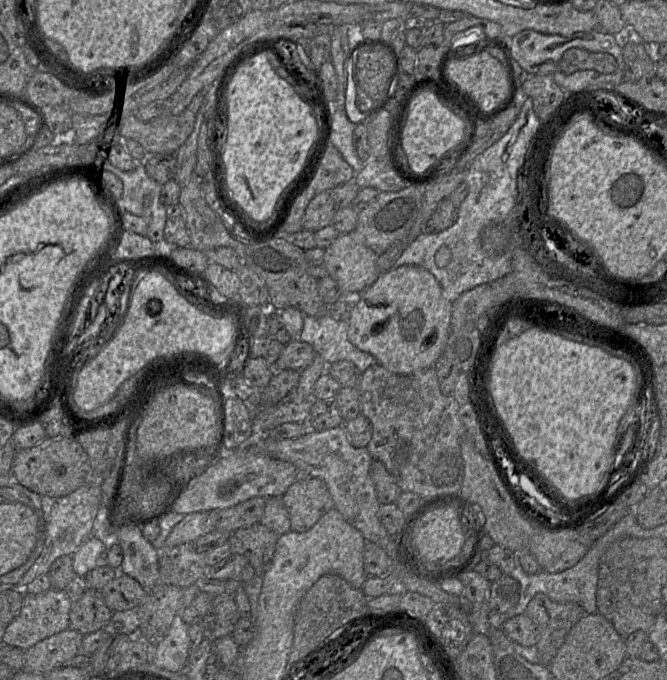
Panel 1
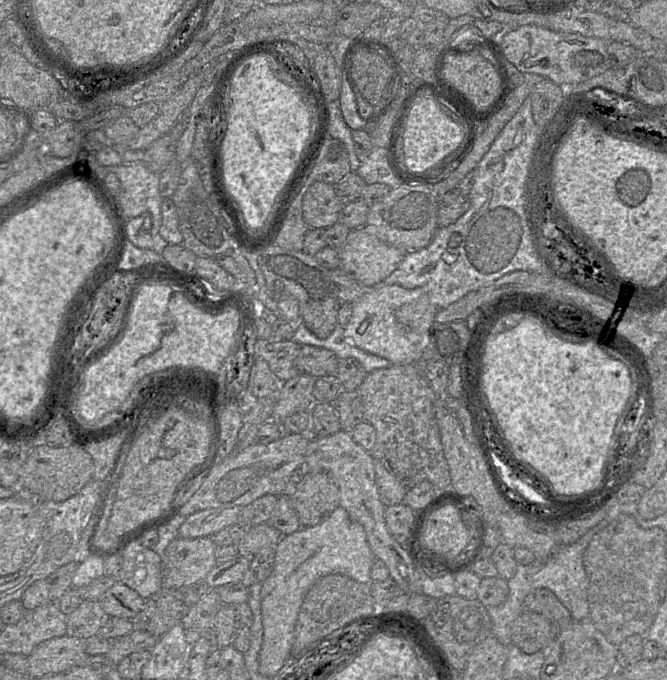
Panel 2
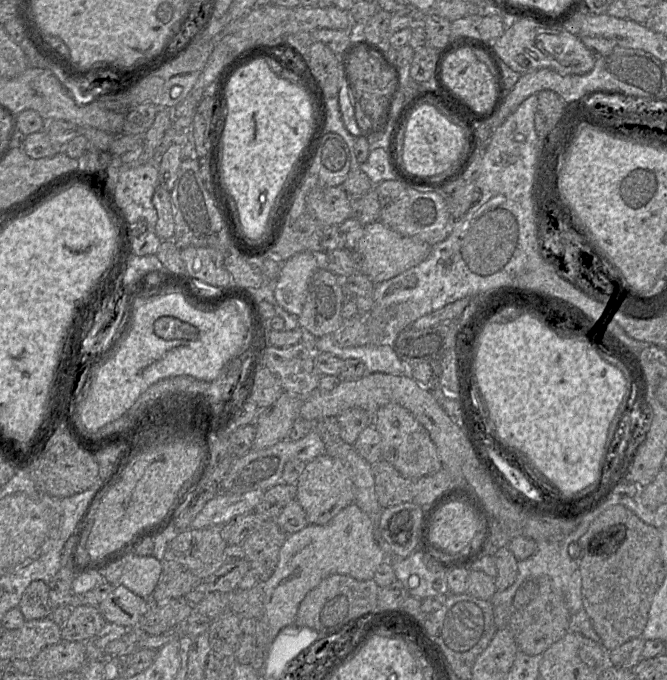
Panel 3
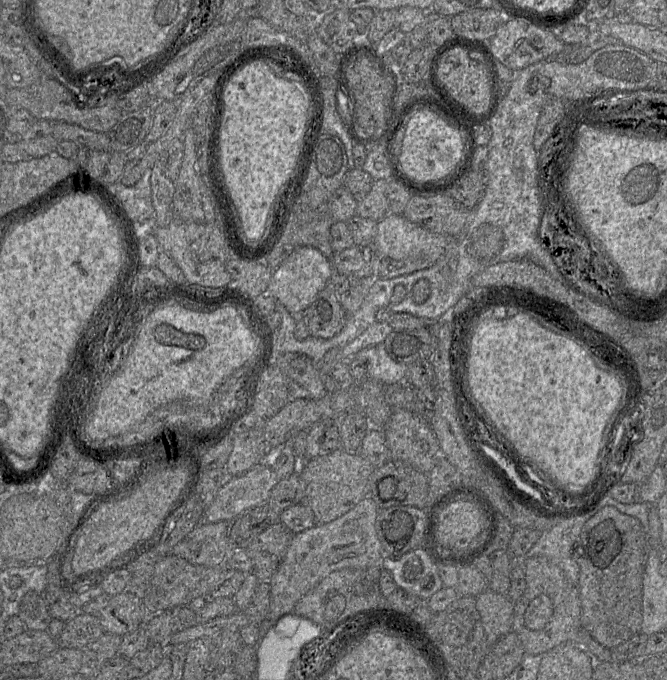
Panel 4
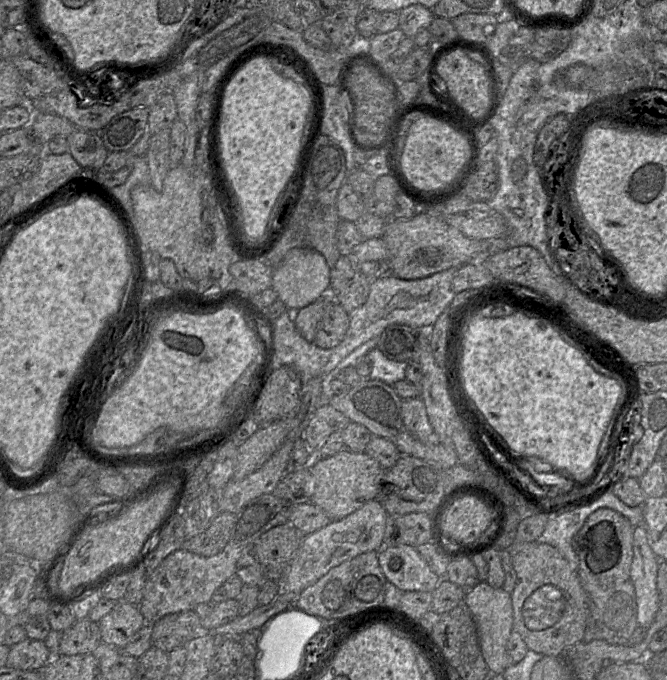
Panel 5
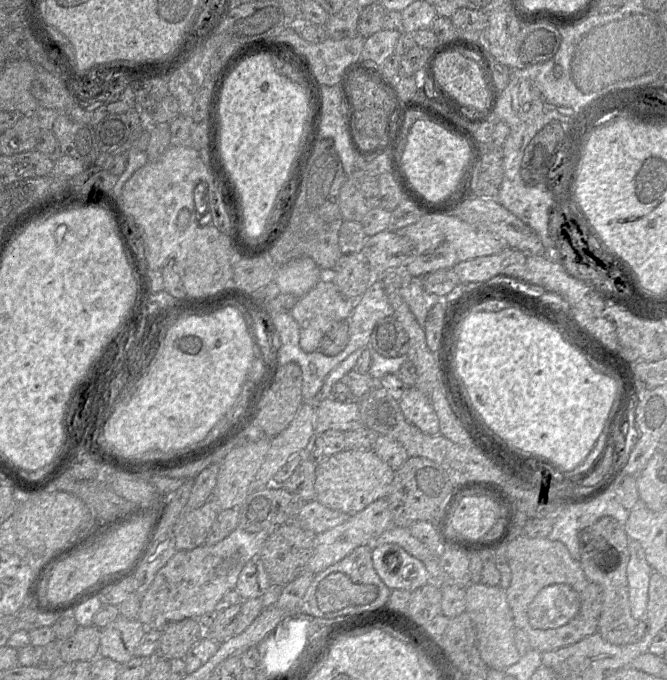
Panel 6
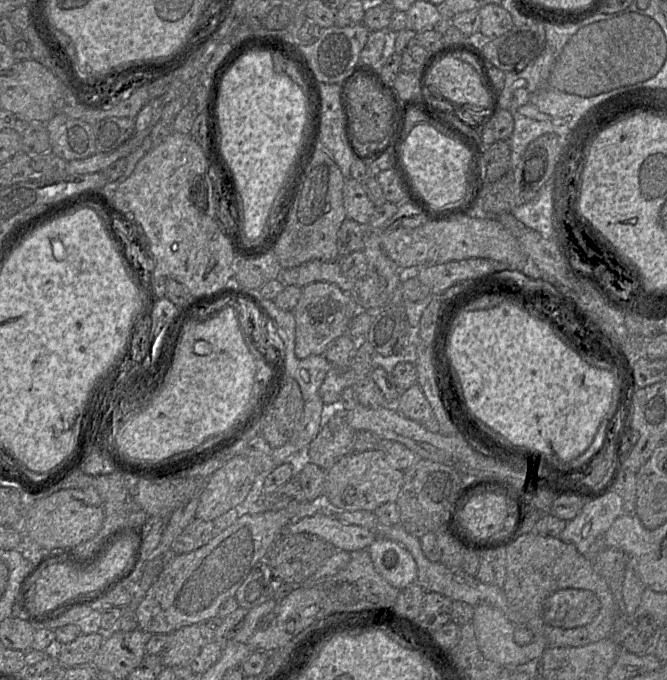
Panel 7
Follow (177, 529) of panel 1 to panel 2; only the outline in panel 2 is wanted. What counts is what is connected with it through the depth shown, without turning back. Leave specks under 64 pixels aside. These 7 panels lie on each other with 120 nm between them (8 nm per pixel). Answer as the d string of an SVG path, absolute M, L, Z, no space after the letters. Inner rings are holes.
M210 508L196 511L185 518L178 530L178 537L212 537L225 527L237 524L242 508Z

